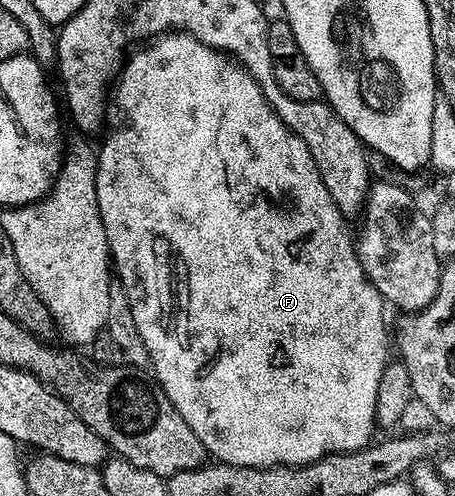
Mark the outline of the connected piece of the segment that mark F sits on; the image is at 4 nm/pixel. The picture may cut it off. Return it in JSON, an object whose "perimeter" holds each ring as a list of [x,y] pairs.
{"perimeter":[[[161,36],[127,58],[118,77],[120,90],[117,93],[115,90],[114,97],[120,100],[128,116],[128,126],[105,139],[104,146],[98,149],[96,163],[98,211],[106,231],[110,261],[130,299],[138,335],[142,335],[142,343],[146,343],[151,372],[166,391],[170,403],[174,403],[182,419],[186,419],[190,431],[198,435],[205,450],[211,456],[213,453],[217,462],[253,467],[295,467],[319,461],[337,451],[365,448],[373,440],[371,429],[377,428],[376,379],[390,361],[384,354],[384,336],[387,333],[389,336],[390,329],[384,326],[386,302],[370,287],[368,276],[360,268],[359,256],[354,255],[358,245],[353,230],[352,233],[344,230],[345,218],[337,214],[336,204],[328,200],[328,192],[320,172],[312,164],[310,151],[302,139],[294,136],[286,123],[280,121],[279,115],[273,113],[258,83],[244,66],[229,54],[203,45],[196,37],[172,36]]]}

